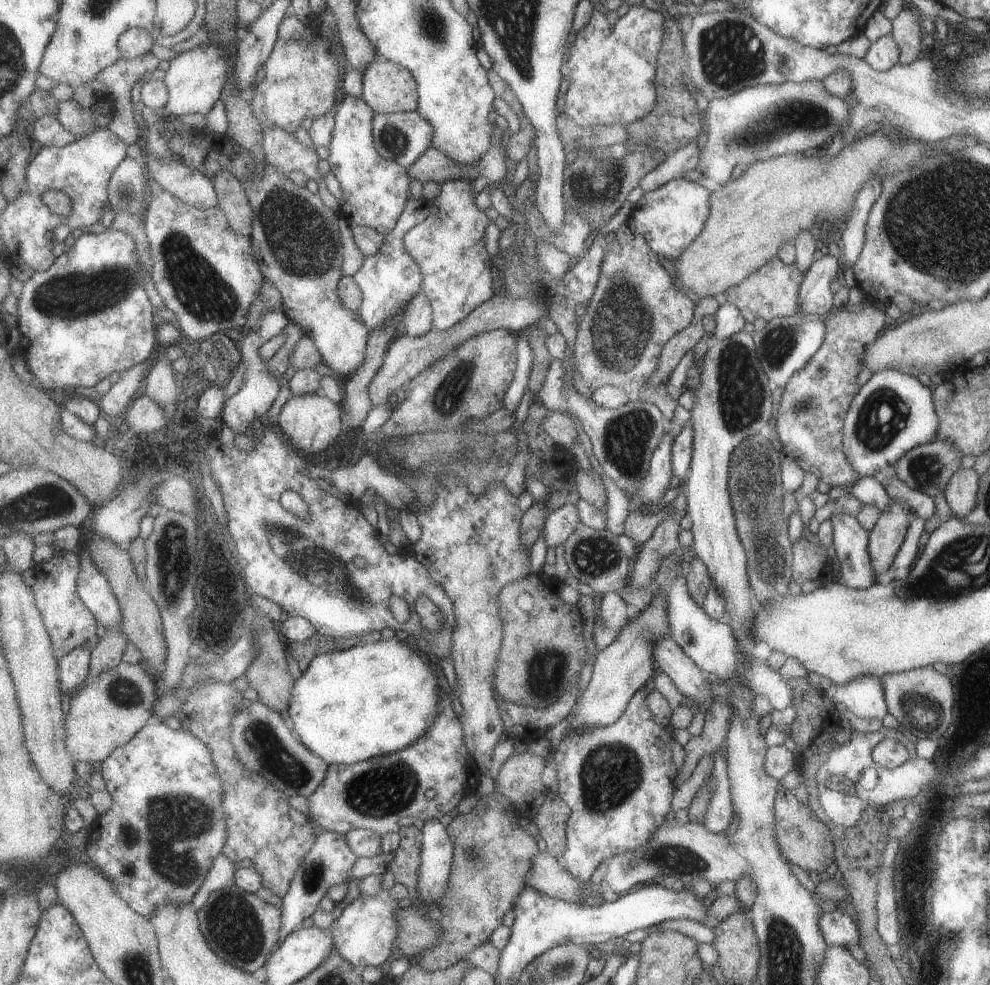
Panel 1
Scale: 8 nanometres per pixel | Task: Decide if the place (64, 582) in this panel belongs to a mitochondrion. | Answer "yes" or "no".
no

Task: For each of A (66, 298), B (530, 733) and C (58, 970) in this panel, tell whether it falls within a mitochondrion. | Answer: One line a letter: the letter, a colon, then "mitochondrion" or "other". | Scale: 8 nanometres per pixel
A: mitochondrion
B: other
C: other

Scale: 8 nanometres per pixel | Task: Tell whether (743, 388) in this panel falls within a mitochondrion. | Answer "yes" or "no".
yes

